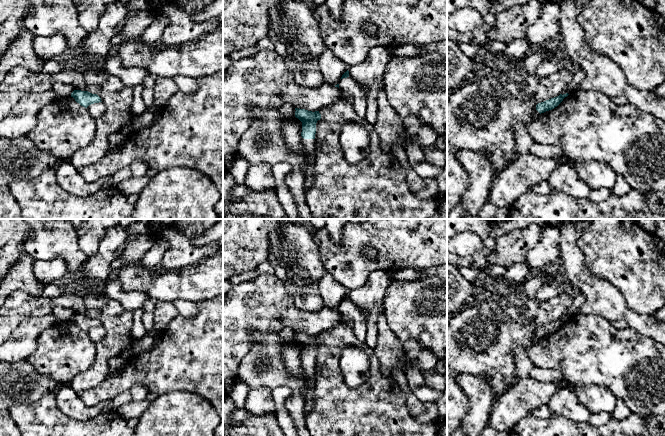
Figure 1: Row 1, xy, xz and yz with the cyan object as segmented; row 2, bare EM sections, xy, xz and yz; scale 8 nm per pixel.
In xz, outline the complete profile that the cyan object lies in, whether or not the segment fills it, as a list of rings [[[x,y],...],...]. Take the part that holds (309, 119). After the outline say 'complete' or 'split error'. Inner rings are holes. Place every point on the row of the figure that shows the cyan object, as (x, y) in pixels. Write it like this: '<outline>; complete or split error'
[[[295,108],[295,117],[302,122],[302,142],[306,149],[306,155],[310,158],[310,164],[308,171],[304,175],[304,194],[312,187],[314,181],[314,168],[316,161],[315,154],[315,134],[316,134],[316,123],[321,119],[319,111],[308,111],[305,109]]]; split error

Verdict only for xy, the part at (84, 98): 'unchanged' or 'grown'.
unchanged

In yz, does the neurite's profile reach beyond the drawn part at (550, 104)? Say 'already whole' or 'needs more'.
already whole

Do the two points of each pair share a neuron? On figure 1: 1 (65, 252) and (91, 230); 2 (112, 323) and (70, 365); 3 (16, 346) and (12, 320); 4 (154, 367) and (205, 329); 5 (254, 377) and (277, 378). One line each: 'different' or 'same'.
1: different
2: different
3: different
4: same
5: same

